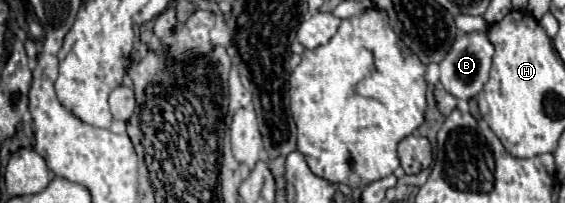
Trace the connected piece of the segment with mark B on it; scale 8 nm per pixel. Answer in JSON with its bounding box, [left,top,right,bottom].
[439,29,495,101]

